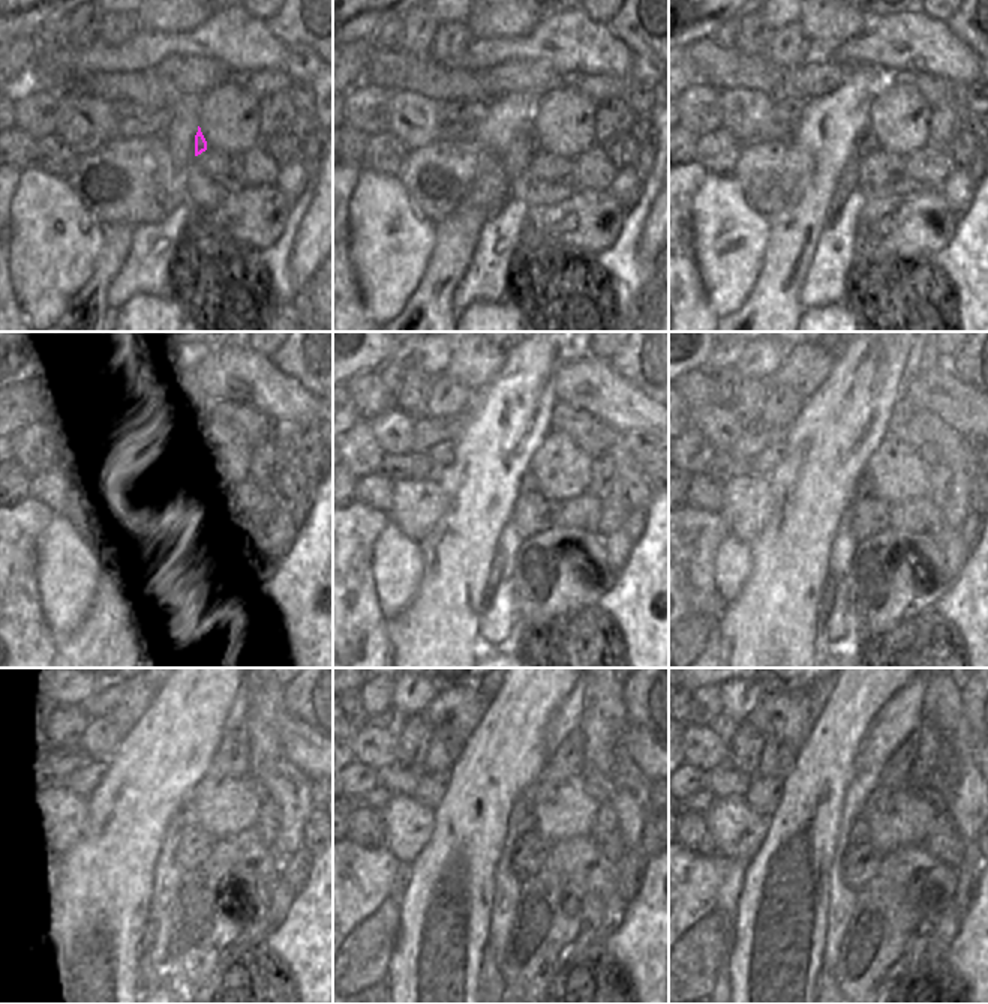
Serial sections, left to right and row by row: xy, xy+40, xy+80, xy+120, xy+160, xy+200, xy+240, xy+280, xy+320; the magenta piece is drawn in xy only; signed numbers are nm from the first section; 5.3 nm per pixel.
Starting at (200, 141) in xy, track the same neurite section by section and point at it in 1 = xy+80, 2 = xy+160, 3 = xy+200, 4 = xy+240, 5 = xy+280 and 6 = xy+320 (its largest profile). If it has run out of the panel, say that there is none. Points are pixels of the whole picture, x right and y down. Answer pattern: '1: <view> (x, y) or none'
1: xy+80 (867, 143)
2: xy+160 (528, 485)
3: xy+200 (864, 486)
4: xy+240 (188, 817)
5: xy+280 (526, 824)
6: xy+320 (859, 833)

